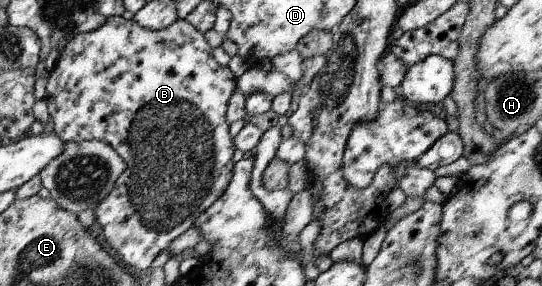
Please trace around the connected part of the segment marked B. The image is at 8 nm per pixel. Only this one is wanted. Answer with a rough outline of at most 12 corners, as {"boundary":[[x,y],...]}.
{"boundary":[[185,19],[74,34],[44,100],[126,162],[138,270],[229,187],[237,78]]}

